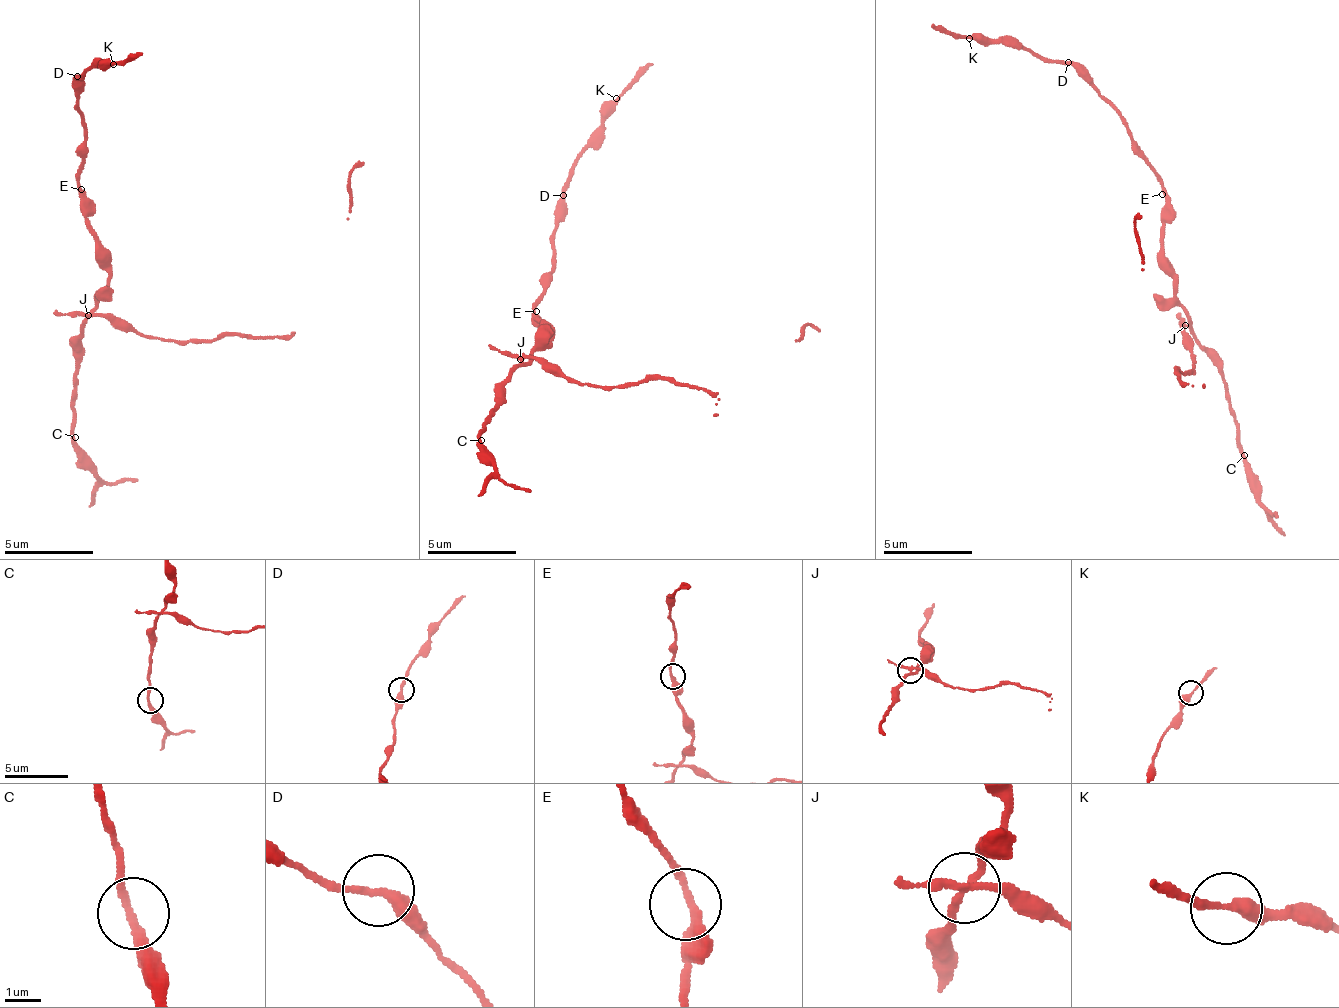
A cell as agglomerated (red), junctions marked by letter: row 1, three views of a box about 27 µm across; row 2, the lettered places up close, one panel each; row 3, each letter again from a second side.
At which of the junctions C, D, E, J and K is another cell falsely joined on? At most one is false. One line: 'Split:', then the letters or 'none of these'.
Split: J

